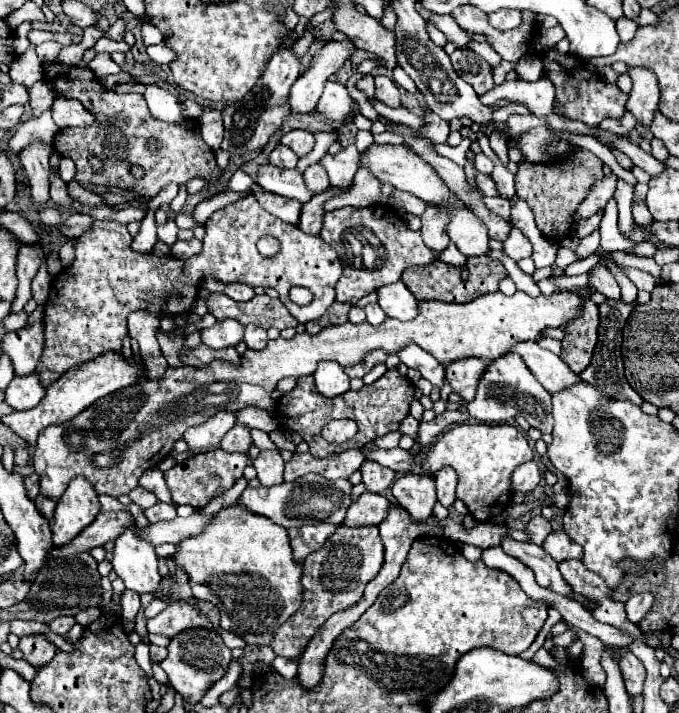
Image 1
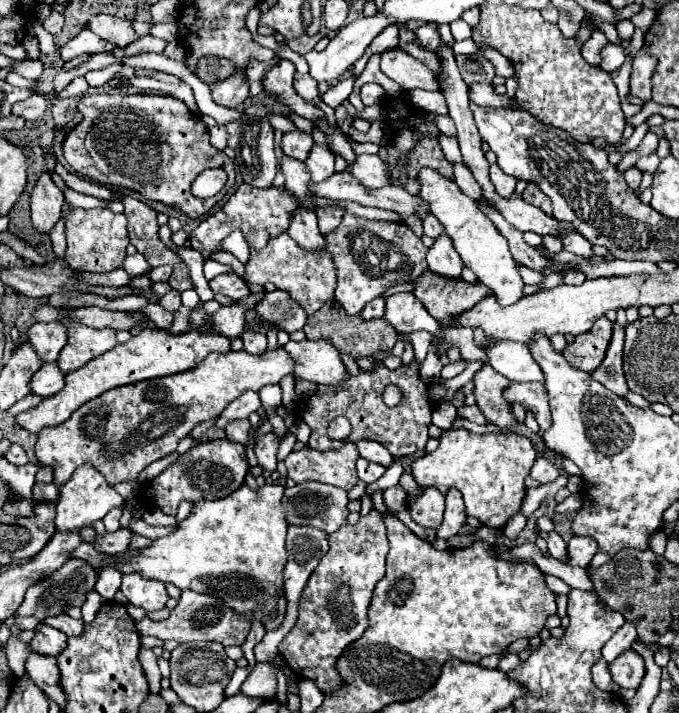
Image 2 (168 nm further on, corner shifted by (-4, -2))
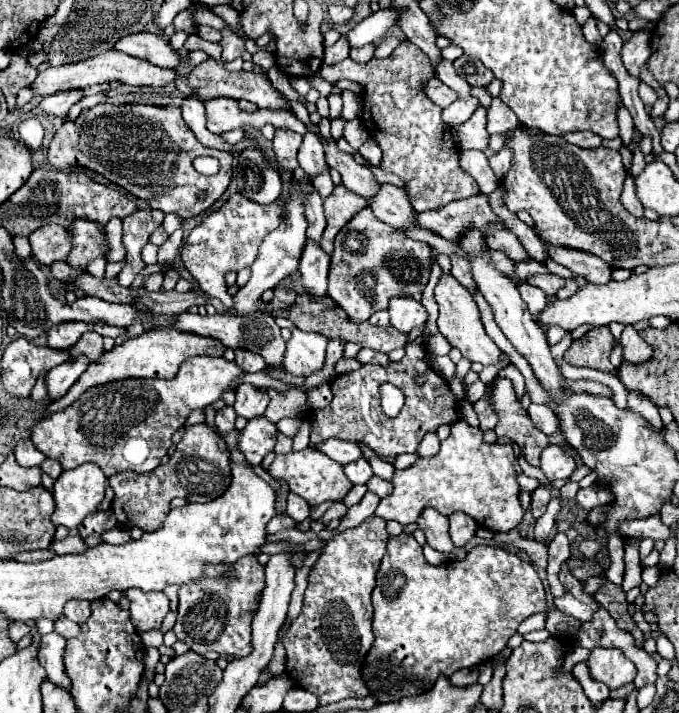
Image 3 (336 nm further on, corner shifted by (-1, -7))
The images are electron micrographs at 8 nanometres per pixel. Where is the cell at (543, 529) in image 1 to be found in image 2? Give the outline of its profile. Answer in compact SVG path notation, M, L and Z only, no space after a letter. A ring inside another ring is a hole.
M551 530L551 532L537 532L537 536L539 538L543 538L545 542L547 542L547 546L549 546L549 552L551 552L551 556L553 558L557 558L557 560L561 560L561 562L565 562L567 560L567 546L565 546L565 542L563 542L563 538L555 532L555 530Z

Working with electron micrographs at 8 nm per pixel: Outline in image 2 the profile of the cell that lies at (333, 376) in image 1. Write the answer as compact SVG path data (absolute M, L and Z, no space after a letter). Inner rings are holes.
M289 340L283 348L287 348L297 362L297 378L333 388L341 388L349 380L349 372L341 362L339 352L335 352L335 348L325 340Z

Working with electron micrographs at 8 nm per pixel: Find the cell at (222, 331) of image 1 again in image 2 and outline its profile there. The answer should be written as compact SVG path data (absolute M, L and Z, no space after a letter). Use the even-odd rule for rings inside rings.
M249 294L237 306L221 306L213 314L213 330L227 338L239 338L245 330L245 308L253 308L261 300L261 294Z

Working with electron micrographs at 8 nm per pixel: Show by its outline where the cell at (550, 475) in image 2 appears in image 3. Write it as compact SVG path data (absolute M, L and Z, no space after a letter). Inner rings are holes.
M548 445L544 451L542 451L542 463L540 463L540 469L544 471L544 475L552 481L556 479L566 479L574 473L576 469L576 459L566 453L560 445Z

